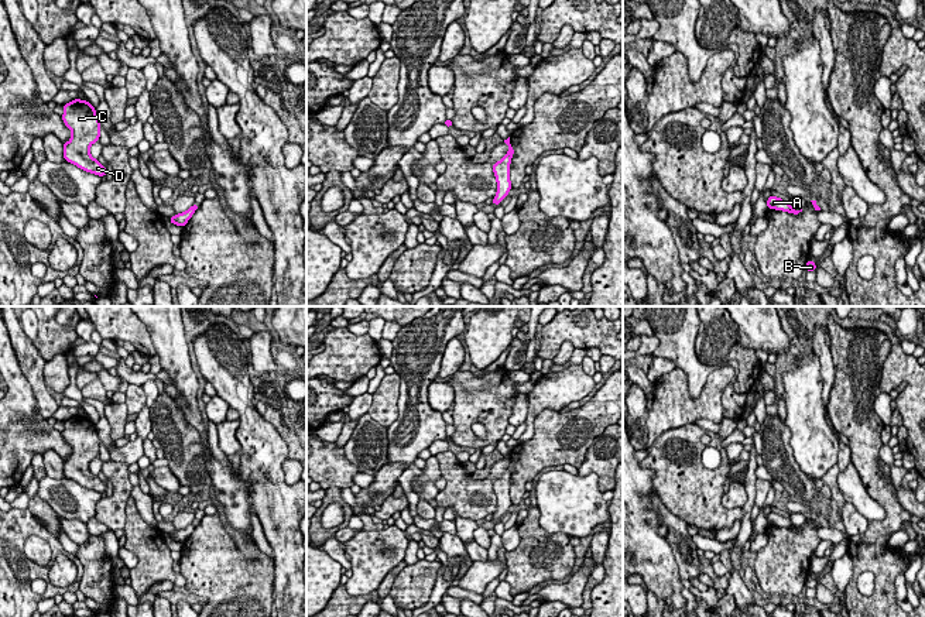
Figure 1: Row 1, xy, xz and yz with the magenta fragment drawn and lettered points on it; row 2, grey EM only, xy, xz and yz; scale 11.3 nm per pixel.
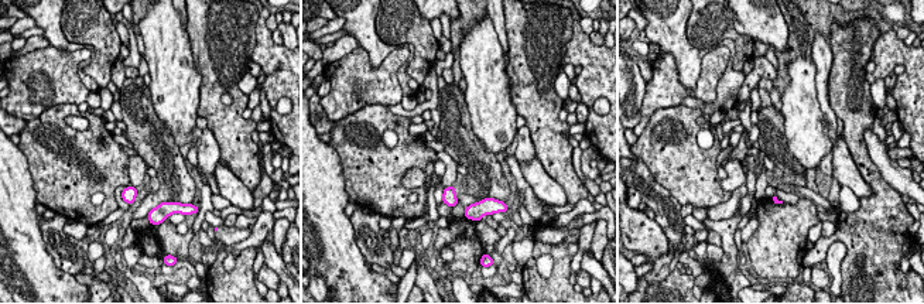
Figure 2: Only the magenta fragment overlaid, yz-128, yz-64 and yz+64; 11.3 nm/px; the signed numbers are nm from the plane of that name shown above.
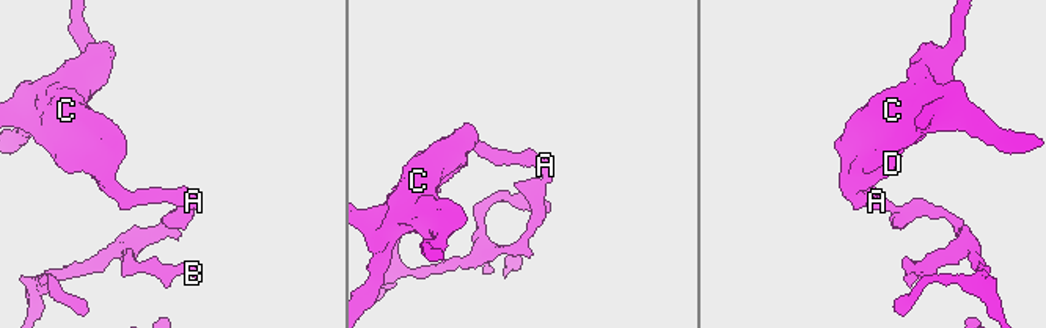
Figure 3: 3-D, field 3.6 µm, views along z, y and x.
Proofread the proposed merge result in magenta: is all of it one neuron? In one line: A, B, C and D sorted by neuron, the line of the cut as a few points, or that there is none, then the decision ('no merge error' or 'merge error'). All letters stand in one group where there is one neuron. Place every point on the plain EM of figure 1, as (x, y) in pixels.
A C D / B | yz (791, 524), (785, 527) | merge error

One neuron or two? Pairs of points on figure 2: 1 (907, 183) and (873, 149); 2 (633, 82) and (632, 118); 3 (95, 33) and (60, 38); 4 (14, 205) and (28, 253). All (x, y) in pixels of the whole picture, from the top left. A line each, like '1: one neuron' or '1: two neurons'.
1: one neuron
2: one neuron
3: two neurons
4: one neuron

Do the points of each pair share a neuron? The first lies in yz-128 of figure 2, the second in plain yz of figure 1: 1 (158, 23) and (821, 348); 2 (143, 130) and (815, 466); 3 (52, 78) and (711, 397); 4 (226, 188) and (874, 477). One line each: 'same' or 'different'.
1: different
2: different
3: same
4: different

